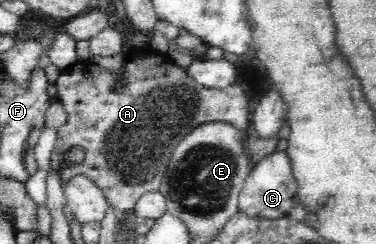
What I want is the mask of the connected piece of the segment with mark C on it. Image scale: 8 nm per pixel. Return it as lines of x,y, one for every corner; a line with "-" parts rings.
275,151
254,164
238,196
238,210
259,219
305,220
307,209
296,195
297,180
292,172
287,151

